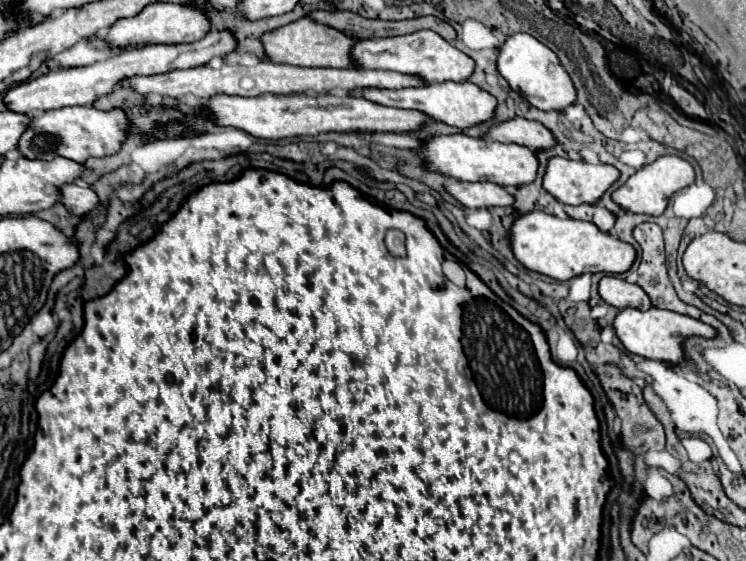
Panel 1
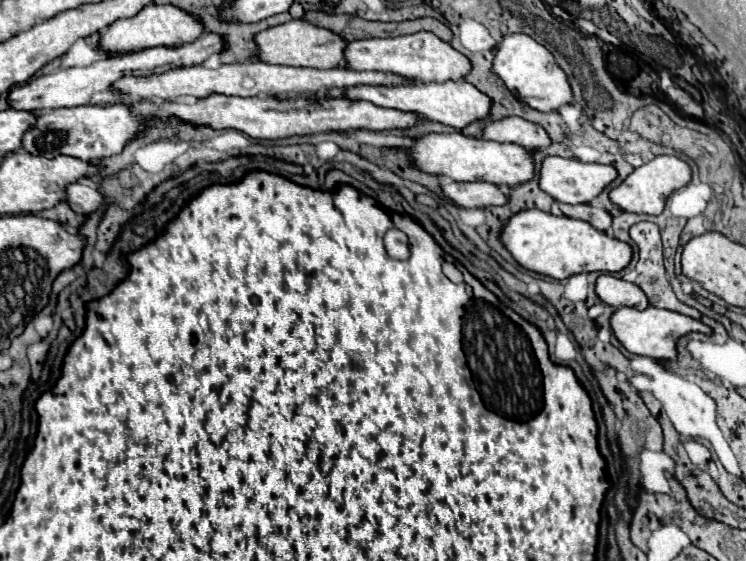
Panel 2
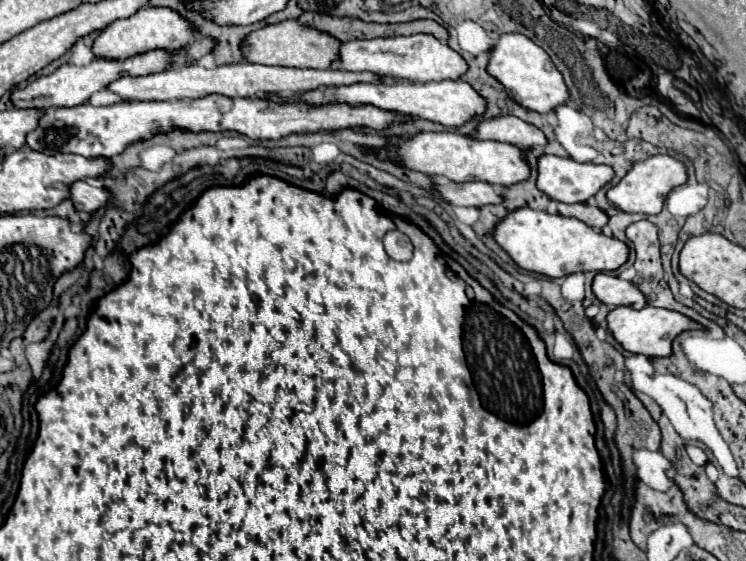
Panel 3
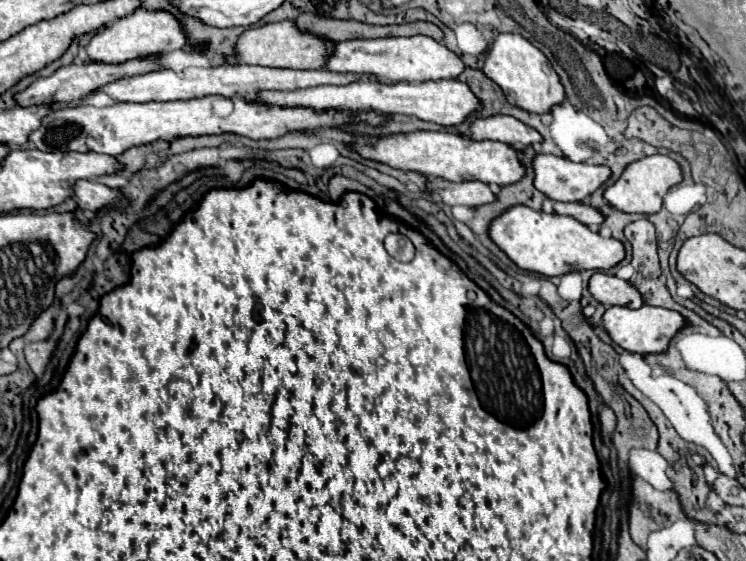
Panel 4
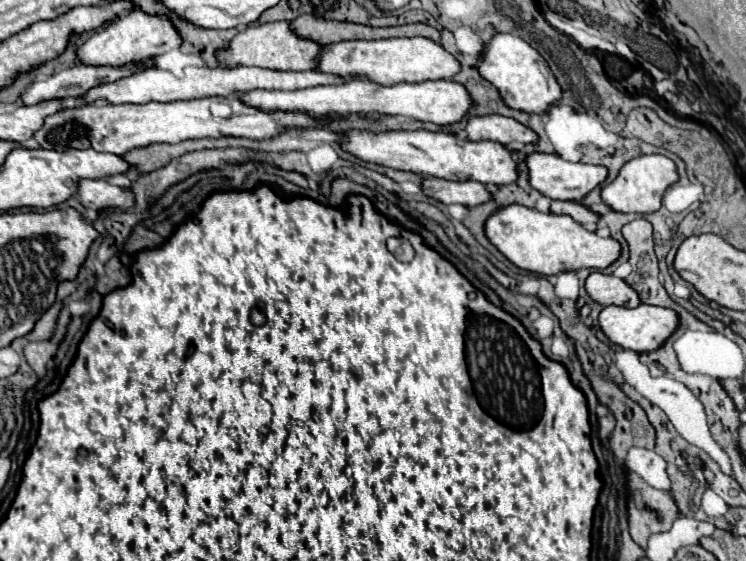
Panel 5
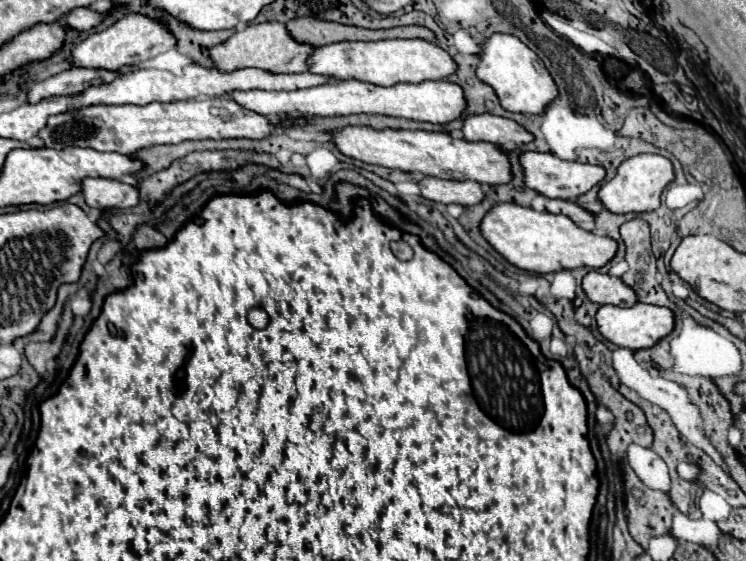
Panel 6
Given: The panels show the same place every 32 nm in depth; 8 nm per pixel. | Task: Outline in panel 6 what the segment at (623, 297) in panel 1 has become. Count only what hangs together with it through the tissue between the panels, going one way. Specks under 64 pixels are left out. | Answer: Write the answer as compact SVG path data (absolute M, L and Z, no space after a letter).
M590 270L582 278L582 290L586 296L604 306L604 304L614 304L614 306L632 306L636 304L636 294L632 288L628 288L620 278L600 274L596 270Z

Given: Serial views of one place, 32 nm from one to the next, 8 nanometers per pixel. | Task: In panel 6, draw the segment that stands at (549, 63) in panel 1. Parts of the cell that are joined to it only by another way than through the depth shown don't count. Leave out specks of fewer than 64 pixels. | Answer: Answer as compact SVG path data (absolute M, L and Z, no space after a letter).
M492 34L486 38L480 48L480 64L476 66L476 76L494 88L500 106L508 112L542 114L544 108L556 98L556 84L544 68L542 60L512 34Z

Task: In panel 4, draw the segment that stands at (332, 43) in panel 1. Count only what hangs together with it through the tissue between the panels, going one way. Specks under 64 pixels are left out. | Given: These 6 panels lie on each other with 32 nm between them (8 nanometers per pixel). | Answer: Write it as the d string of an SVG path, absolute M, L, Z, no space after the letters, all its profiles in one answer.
M284 20L284 22L246 28L236 40L232 60L238 64L252 64L252 66L310 70L310 68L320 68L320 64L324 64L328 48L332 48L332 44L324 44L324 40L316 40L316 36L300 36L300 32L292 28L292 22Z

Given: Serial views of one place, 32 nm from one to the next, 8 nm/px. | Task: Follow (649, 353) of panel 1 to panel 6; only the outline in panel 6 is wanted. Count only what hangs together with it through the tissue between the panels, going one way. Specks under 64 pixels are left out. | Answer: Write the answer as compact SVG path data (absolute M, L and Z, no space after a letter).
M636 302L630 308L600 306L596 312L596 324L598 324L598 332L608 342L622 346L622 348L628 348L628 350L640 350L640 348L648 348L648 344L656 344L656 340L668 336L674 328L674 316L668 308Z

